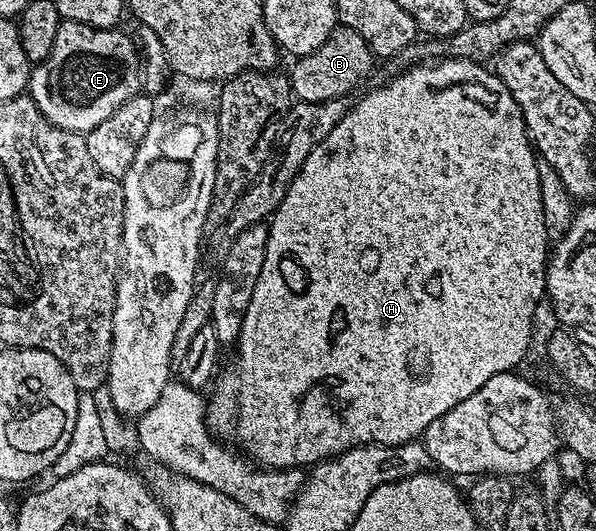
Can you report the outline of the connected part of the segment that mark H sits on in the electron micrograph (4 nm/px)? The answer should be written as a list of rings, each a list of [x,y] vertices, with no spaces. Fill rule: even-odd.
[[[445,58],[432,60],[427,64],[409,66],[395,78],[389,78],[380,85],[384,86],[370,91],[365,98],[357,97],[353,101],[352,107],[346,112],[346,116],[342,116],[340,123],[332,129],[330,136],[326,136],[326,140],[322,140],[322,144],[318,144],[318,148],[314,148],[314,152],[310,152],[310,156],[306,156],[302,168],[288,186],[286,196],[282,196],[282,204],[278,204],[278,208],[272,213],[271,219],[267,223],[266,260],[262,260],[262,273],[258,276],[258,284],[254,284],[254,296],[250,299],[250,308],[246,308],[242,320],[242,332],[234,344],[236,355],[233,356],[232,363],[228,367],[225,365],[219,371],[218,377],[211,387],[211,390],[213,389],[212,398],[210,394],[206,402],[206,421],[209,430],[221,439],[233,438],[245,450],[243,453],[253,463],[264,468],[273,470],[311,468],[317,462],[325,462],[328,458],[344,454],[356,446],[373,444],[401,446],[407,442],[415,442],[423,435],[426,428],[430,428],[430,424],[434,424],[434,420],[446,416],[446,412],[450,412],[450,408],[454,408],[454,404],[462,404],[462,400],[466,400],[466,396],[474,396],[474,392],[478,392],[478,388],[482,388],[482,384],[486,384],[486,380],[490,380],[490,376],[515,371],[516,365],[527,356],[528,349],[532,346],[532,321],[536,318],[536,309],[539,308],[540,301],[542,303],[545,301],[548,288],[550,241],[543,223],[542,185],[539,183],[541,163],[538,161],[532,140],[528,137],[528,129],[524,123],[522,112],[518,108],[514,96],[510,96],[510,88],[506,88],[506,84],[502,84],[500,77],[487,65],[467,62],[464,58]]]

